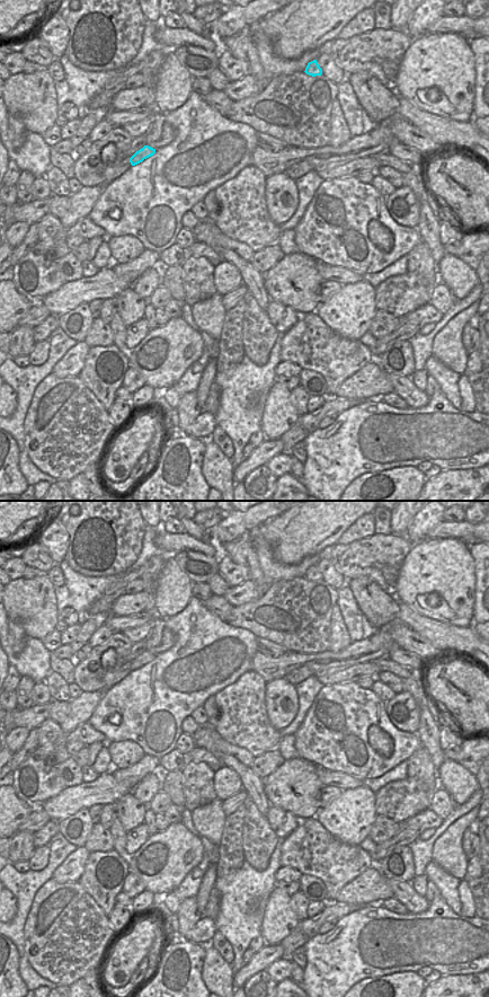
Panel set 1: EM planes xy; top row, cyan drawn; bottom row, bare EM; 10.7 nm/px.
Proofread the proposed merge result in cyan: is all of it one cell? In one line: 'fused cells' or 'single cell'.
single cell

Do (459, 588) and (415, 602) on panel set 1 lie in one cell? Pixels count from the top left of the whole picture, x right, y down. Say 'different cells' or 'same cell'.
same cell

